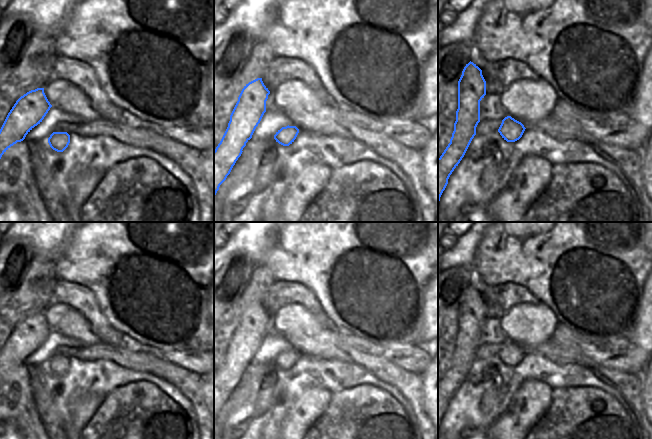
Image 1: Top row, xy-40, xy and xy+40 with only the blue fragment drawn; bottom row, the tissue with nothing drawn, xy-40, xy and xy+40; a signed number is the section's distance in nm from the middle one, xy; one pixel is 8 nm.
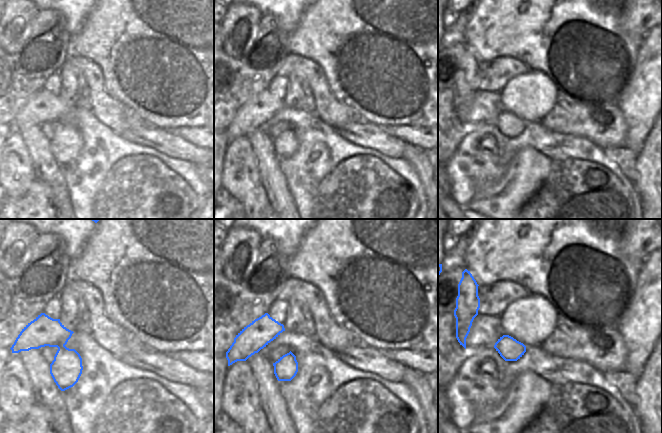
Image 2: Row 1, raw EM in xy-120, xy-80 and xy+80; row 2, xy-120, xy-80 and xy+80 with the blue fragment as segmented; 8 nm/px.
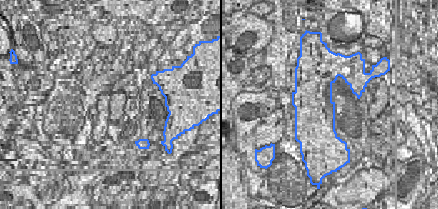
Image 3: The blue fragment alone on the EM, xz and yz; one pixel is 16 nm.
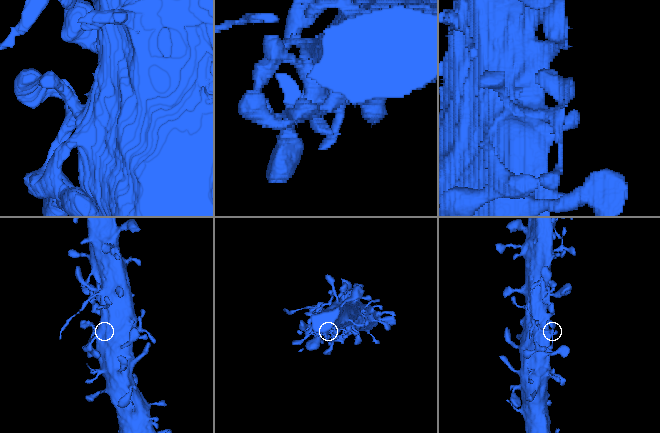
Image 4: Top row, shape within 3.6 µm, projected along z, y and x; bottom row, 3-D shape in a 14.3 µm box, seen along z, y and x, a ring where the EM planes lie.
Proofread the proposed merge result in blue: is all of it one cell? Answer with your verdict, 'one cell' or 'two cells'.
one cell

